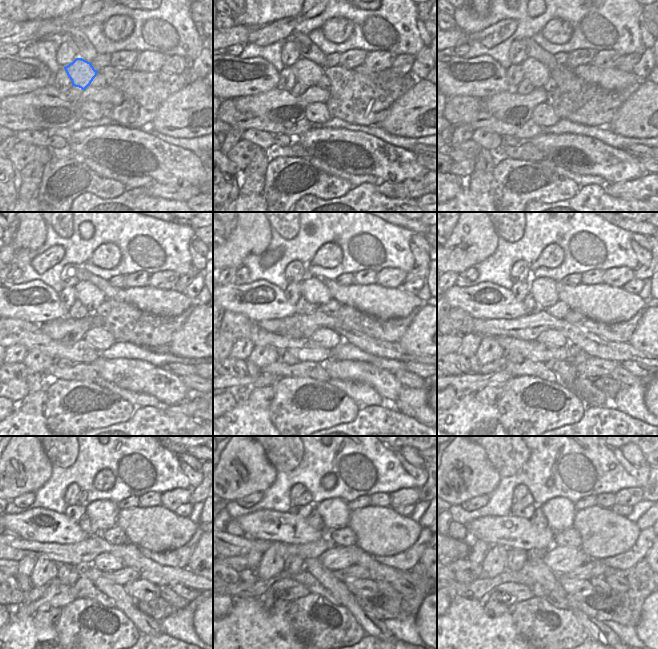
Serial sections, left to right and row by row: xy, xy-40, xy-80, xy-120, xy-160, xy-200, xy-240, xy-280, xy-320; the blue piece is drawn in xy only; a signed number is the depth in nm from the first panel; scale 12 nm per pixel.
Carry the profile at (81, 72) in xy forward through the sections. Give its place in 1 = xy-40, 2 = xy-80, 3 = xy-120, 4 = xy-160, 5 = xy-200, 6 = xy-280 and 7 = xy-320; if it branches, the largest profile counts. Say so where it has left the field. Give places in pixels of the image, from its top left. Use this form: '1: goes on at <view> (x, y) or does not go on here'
1: goes on at xy-40 (308, 73)
2: goes on at xy-80 (538, 74)
3: goes on at xy-120 (88, 294)
4: goes on at xy-160 (315, 291)
5: goes on at xy-200 (543, 290)
6: goes on at xy-280 (334, 512)
7: goes on at xy-320 (559, 512)

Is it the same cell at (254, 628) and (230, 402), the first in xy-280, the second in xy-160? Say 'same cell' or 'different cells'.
different cells

